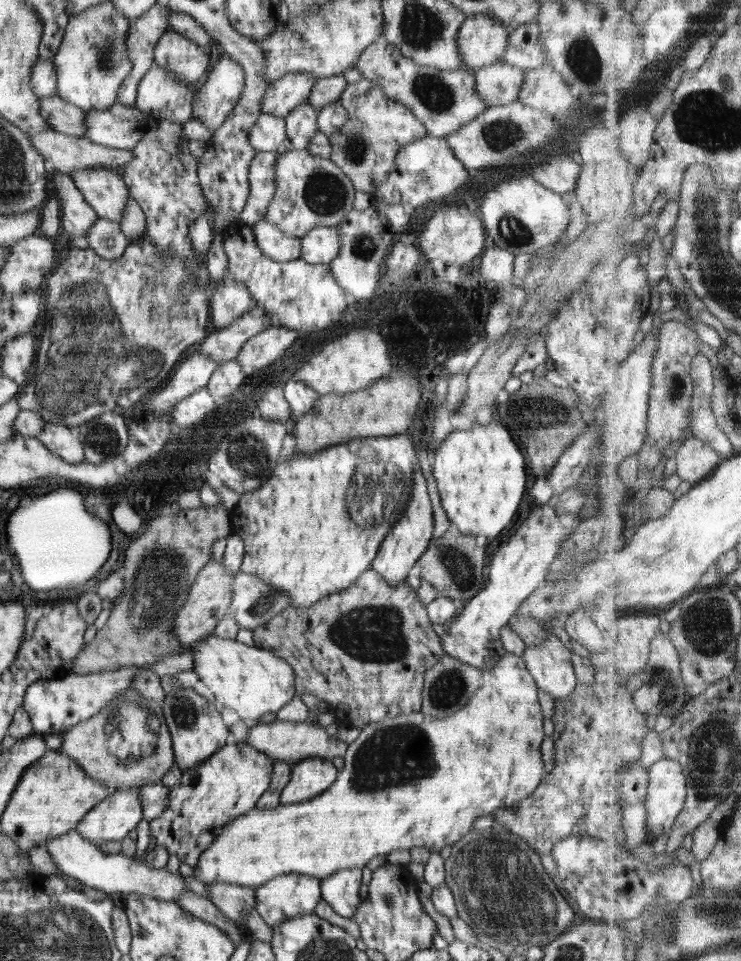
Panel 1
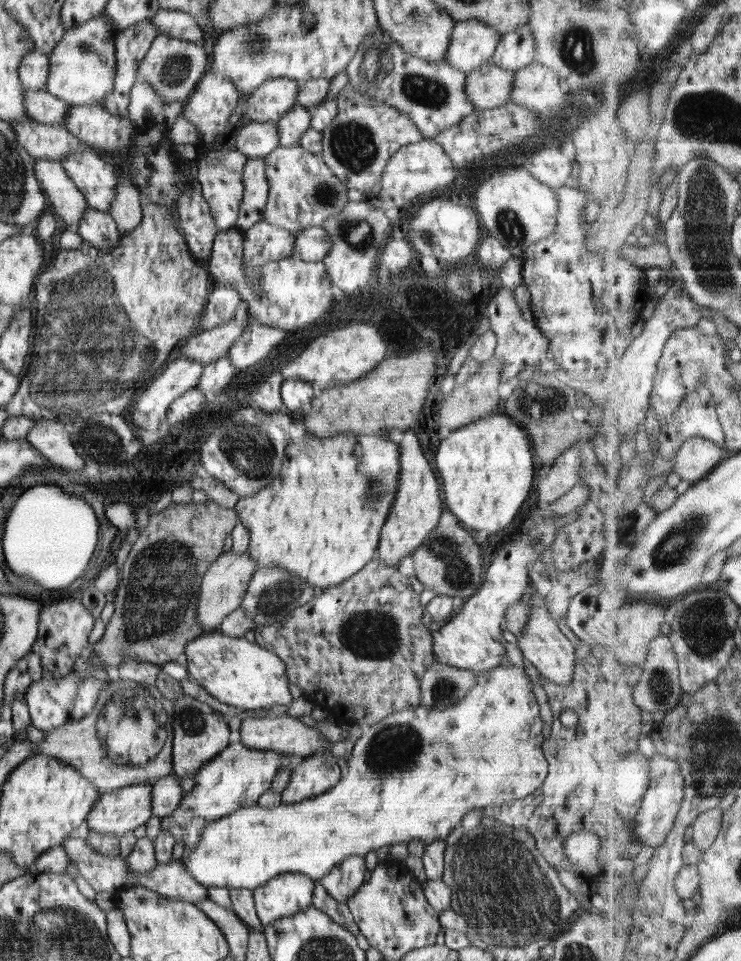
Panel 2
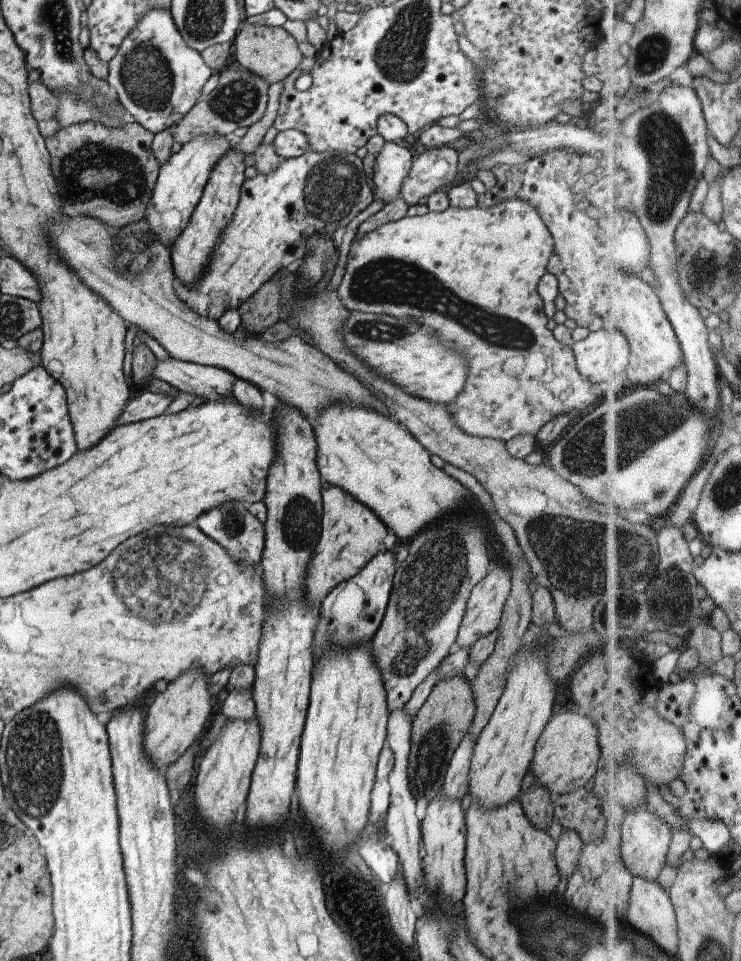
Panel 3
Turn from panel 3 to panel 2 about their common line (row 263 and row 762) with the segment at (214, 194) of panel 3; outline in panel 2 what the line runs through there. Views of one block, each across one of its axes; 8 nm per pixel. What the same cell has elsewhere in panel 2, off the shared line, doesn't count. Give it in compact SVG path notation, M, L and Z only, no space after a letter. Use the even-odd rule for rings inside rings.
M182 694L173 707L173 771L180 778L192 778L202 766L230 744L231 730L224 720L224 714L201 702L199 698Z

